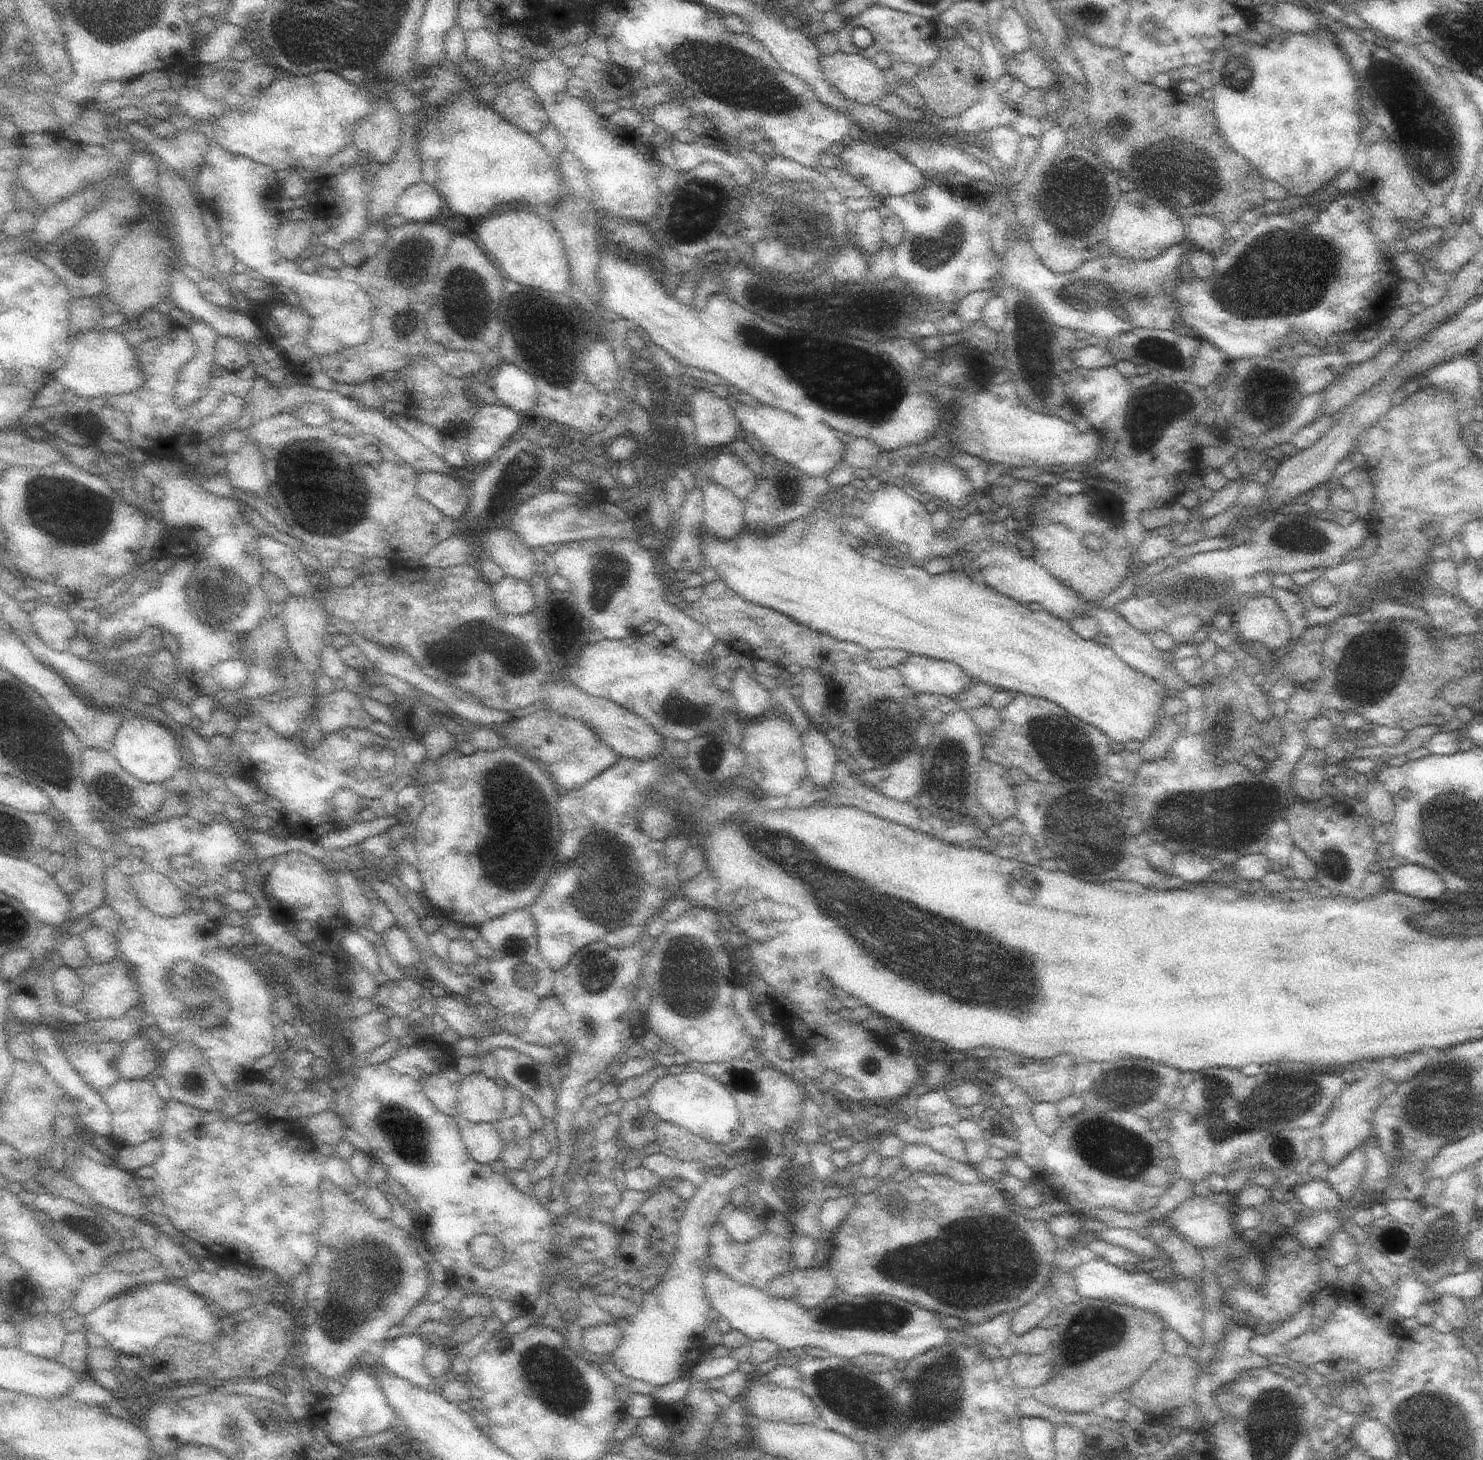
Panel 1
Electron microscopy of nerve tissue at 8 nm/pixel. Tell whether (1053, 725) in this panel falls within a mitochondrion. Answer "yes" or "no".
yes

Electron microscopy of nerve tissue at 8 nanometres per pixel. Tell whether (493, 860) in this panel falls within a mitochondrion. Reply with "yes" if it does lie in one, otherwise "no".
yes

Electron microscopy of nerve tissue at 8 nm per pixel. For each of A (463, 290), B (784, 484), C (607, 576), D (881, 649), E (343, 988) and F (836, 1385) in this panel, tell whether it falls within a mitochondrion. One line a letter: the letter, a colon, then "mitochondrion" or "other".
A: mitochondrion
B: other
C: mitochondrion
D: other
E: other
F: mitochondrion

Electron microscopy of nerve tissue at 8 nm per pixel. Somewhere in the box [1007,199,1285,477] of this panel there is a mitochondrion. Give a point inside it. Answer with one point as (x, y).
(1116, 297)

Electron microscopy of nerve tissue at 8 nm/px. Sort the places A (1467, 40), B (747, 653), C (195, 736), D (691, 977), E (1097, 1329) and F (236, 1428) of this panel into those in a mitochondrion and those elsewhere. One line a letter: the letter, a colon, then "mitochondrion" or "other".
A: mitochondrion
B: other
C: other
D: mitochondrion
E: mitochondrion
F: mitochondrion

